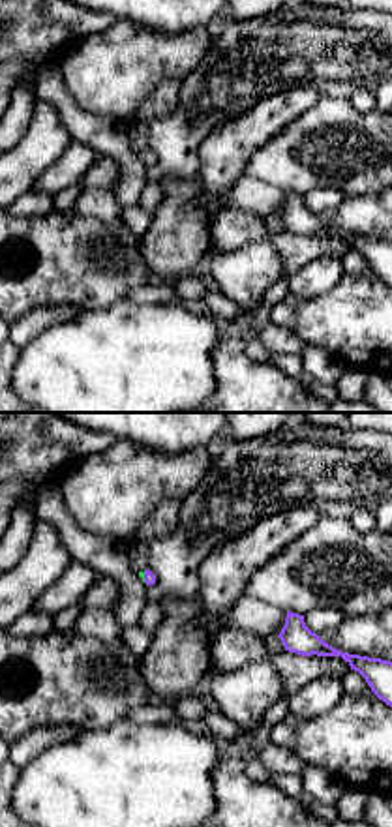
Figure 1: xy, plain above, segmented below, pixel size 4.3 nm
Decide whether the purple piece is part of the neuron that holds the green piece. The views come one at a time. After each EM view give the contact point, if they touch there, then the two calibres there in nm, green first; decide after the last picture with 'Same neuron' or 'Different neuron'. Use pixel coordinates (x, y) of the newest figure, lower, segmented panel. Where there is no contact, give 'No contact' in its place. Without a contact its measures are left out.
Touches green at (143, 578). Thickness 20 nm (green) against 50 nm

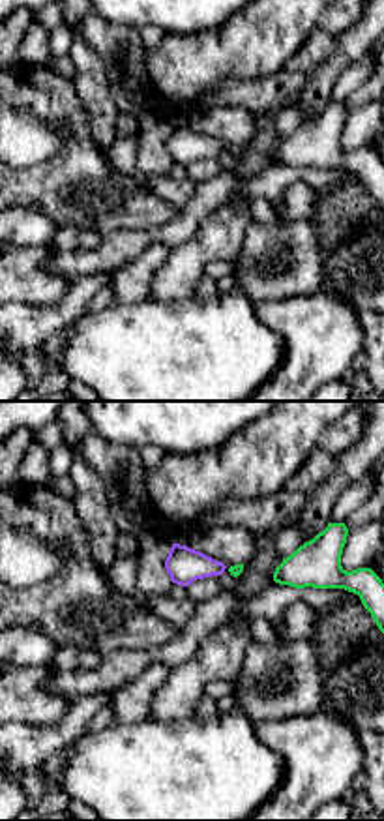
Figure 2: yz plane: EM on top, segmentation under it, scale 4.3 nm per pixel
No contact

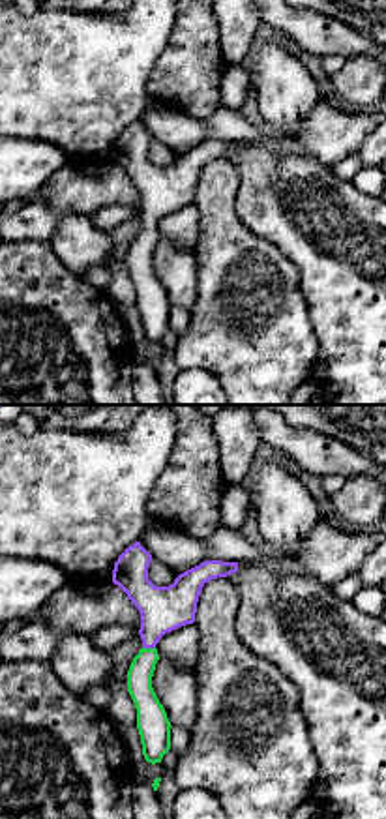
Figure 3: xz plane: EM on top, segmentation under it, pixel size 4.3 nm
Touches green at (148, 649). Thickness 110 nm (green) against 190 nm

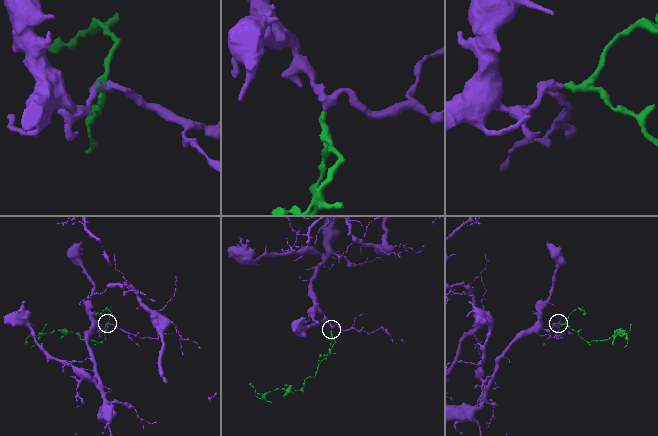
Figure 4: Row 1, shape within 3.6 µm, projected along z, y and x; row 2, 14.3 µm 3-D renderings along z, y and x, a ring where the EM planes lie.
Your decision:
Same neuron

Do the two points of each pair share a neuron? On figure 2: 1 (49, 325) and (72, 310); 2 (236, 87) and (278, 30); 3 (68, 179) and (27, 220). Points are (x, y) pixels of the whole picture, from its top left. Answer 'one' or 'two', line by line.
1: one
2: two
3: two

